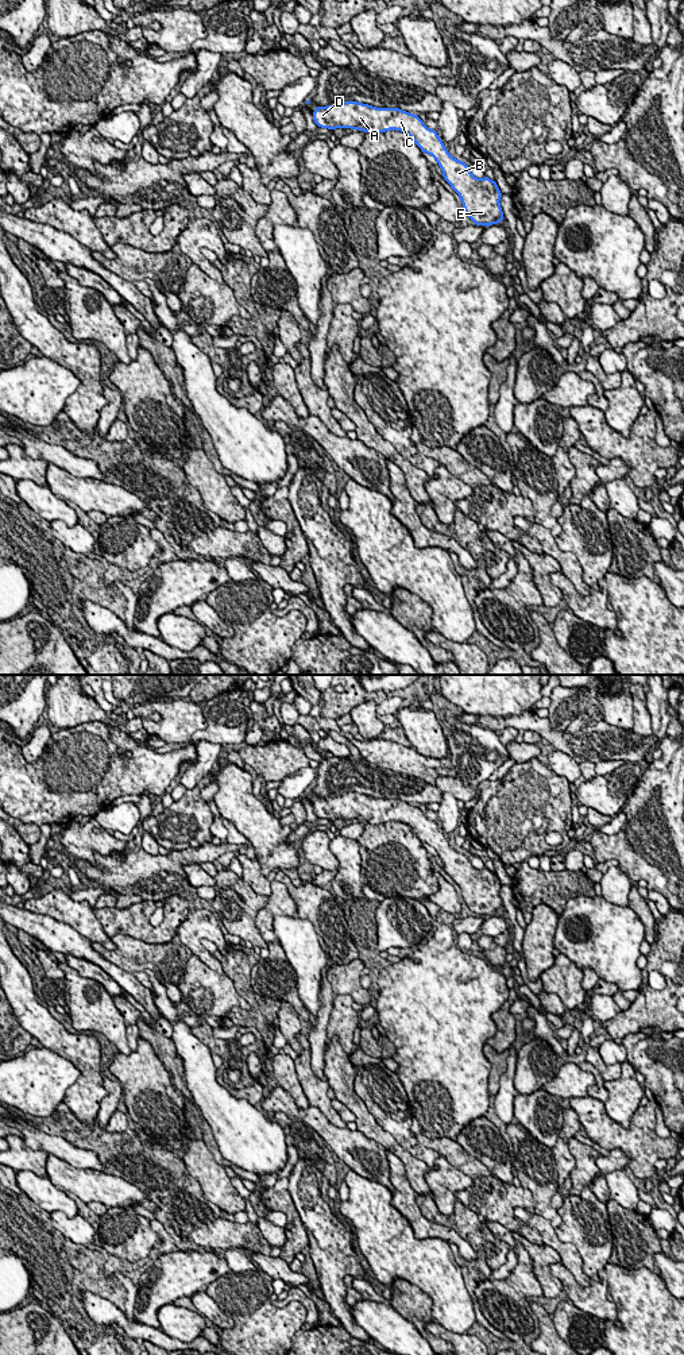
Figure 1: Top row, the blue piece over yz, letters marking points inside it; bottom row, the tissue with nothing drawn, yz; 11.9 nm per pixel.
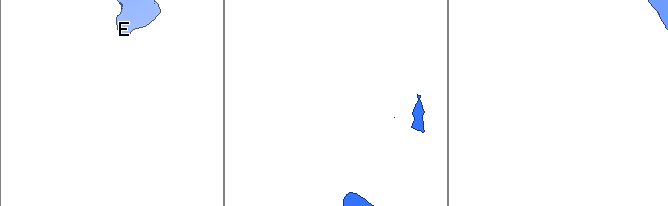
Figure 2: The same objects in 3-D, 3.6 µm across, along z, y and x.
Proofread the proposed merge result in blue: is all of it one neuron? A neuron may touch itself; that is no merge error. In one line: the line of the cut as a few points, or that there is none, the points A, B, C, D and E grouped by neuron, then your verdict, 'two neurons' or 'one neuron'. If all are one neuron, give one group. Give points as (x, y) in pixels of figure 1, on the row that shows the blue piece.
no cut; A B C D E; one neuron

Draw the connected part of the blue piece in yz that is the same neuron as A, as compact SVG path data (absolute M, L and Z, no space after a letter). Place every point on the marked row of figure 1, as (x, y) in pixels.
M358 101L340 105L317 107L312 113L321 128L351 128L370 134L397 130L407 134L422 153L430 154L443 170L443 178L461 198L463 208L476 225L492 225L503 220L499 204L502 193L488 177L476 178L469 167L453 158L445 148L437 131L429 130L413 113L399 108L376 108Z

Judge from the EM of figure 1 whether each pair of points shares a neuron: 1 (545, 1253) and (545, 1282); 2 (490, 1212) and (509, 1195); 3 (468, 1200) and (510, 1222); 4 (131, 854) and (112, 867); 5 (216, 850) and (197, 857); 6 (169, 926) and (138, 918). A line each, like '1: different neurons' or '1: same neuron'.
1: same neuron
2: same neuron
3: same neuron
4: same neuron
5: same neuron
6: same neuron

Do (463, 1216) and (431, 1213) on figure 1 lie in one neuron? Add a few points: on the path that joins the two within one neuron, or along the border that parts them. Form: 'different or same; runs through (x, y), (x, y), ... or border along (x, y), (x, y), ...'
same; runs through (455, 1219), (439, 1218)

